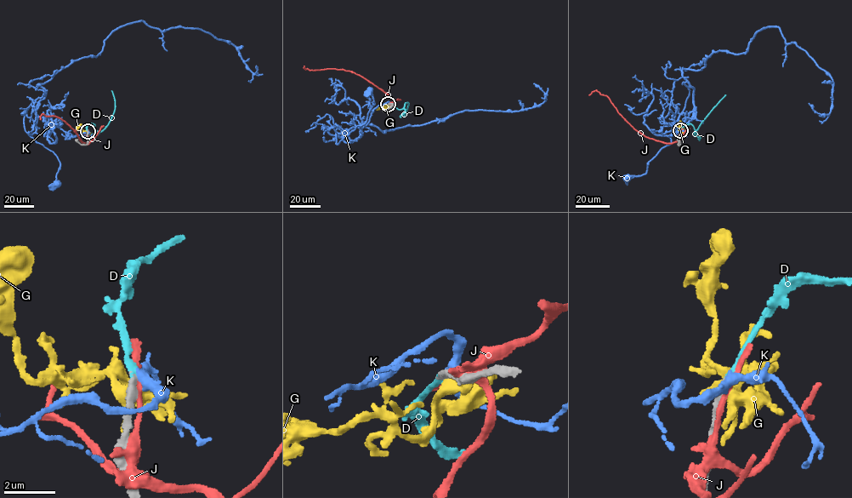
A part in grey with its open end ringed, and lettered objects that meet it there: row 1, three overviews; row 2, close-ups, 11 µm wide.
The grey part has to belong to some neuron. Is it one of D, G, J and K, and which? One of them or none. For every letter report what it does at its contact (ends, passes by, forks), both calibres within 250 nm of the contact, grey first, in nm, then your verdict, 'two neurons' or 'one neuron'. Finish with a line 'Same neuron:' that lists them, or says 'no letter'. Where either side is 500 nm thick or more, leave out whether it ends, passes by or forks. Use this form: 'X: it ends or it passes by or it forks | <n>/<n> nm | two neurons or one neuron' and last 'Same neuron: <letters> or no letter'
D: it ends | 320/240 nm | one neuron
G: it forks | 400/380 nm | two neurons
J: it passes by | 360/170 nm | two neurons
K: it passes by | 320/340 nm | two neurons
Same neuron: D

